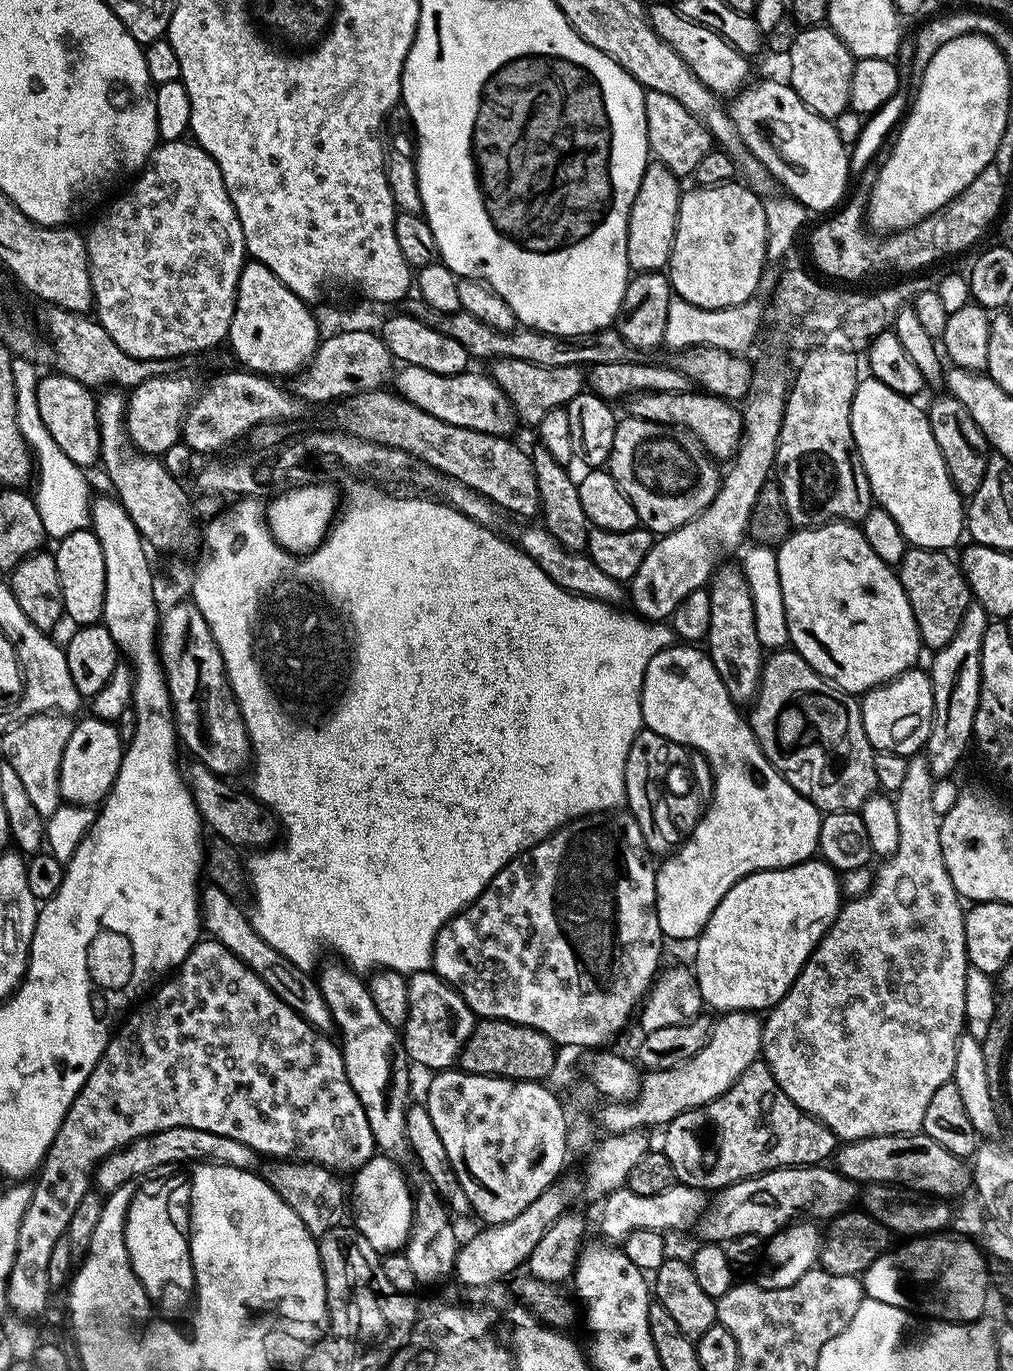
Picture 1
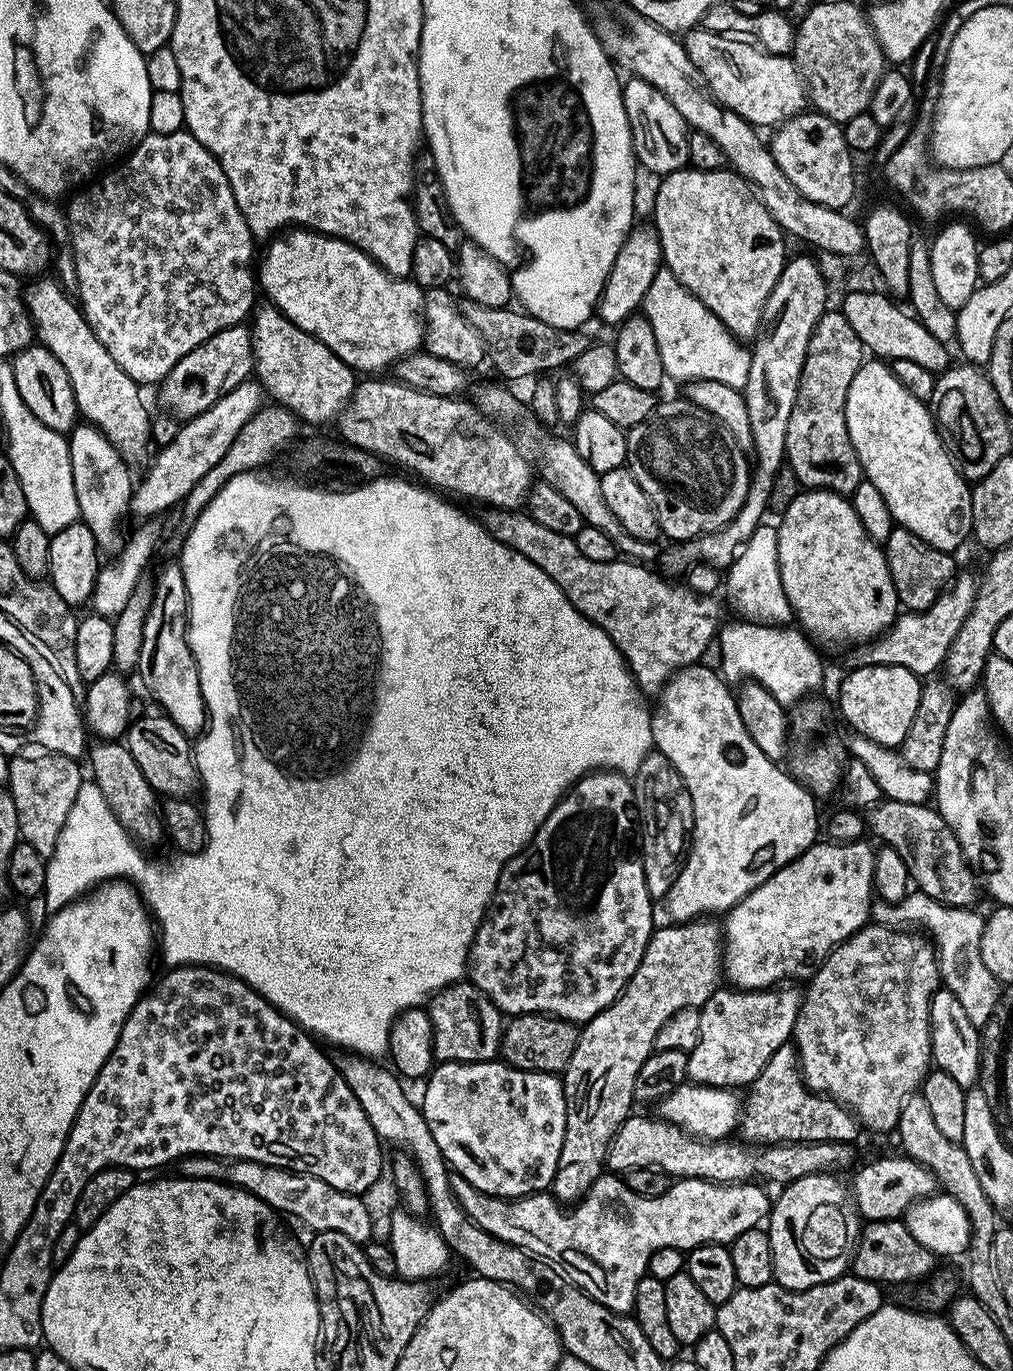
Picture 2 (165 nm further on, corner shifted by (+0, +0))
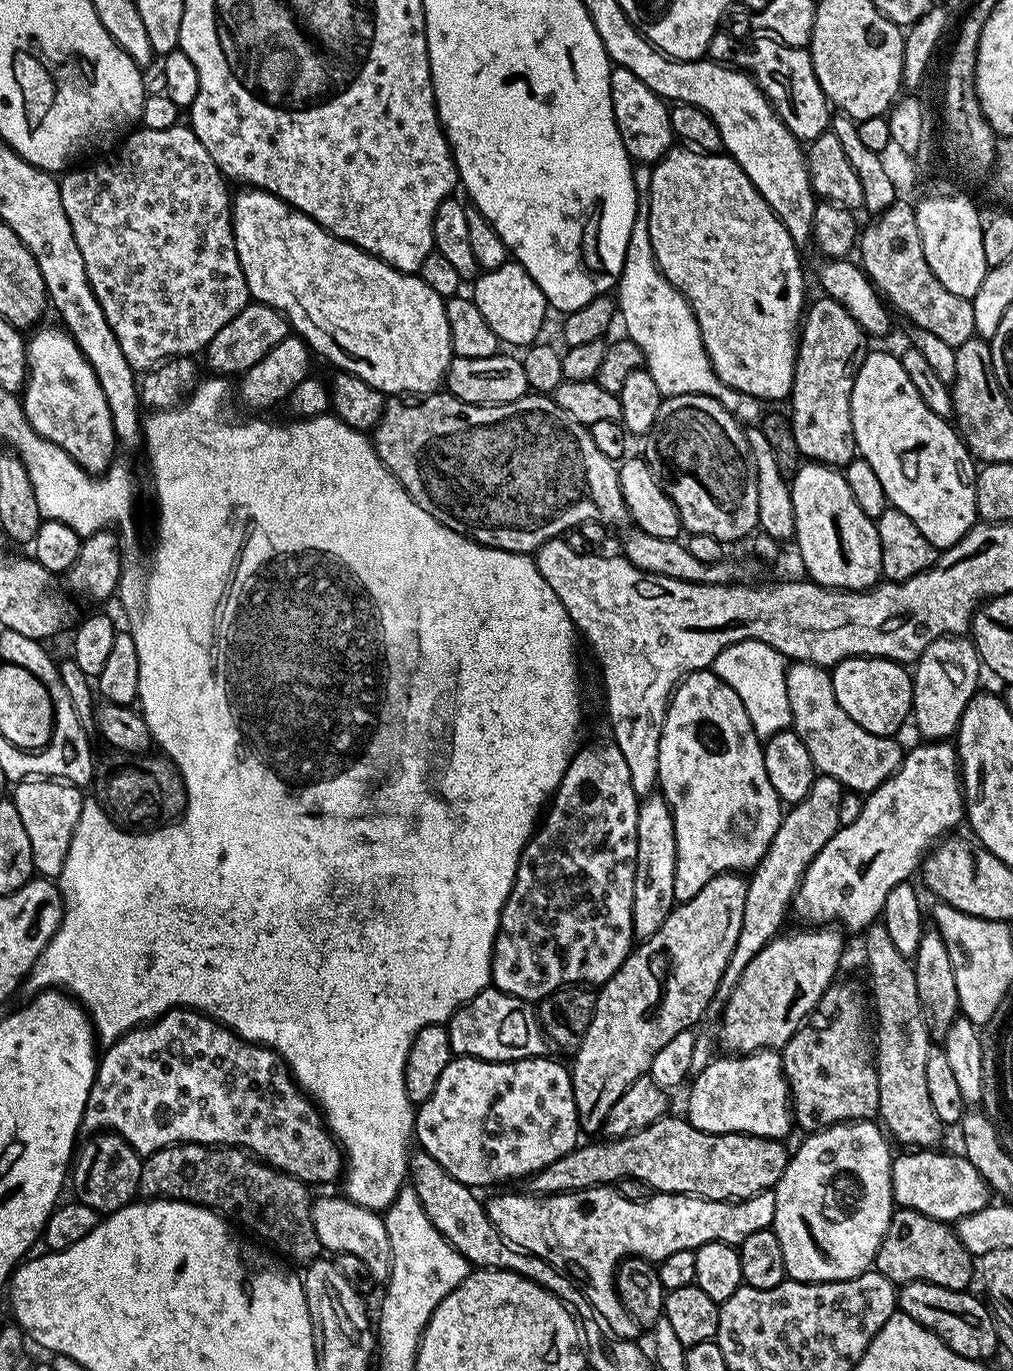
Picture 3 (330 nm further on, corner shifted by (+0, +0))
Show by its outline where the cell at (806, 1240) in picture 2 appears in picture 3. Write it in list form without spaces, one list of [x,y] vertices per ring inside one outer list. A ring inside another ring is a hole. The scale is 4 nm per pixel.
[[[853,1120],[805,1135],[805,1140],[789,1155],[788,1165],[775,1186],[776,1209],[772,1228],[782,1242],[788,1276],[805,1284],[849,1280],[873,1267],[876,1252],[890,1226],[894,1211],[890,1140],[879,1123]]]

